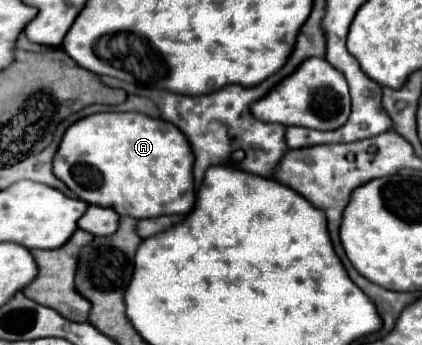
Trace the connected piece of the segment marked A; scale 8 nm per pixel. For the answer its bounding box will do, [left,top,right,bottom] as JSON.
[54,113,194,219]

